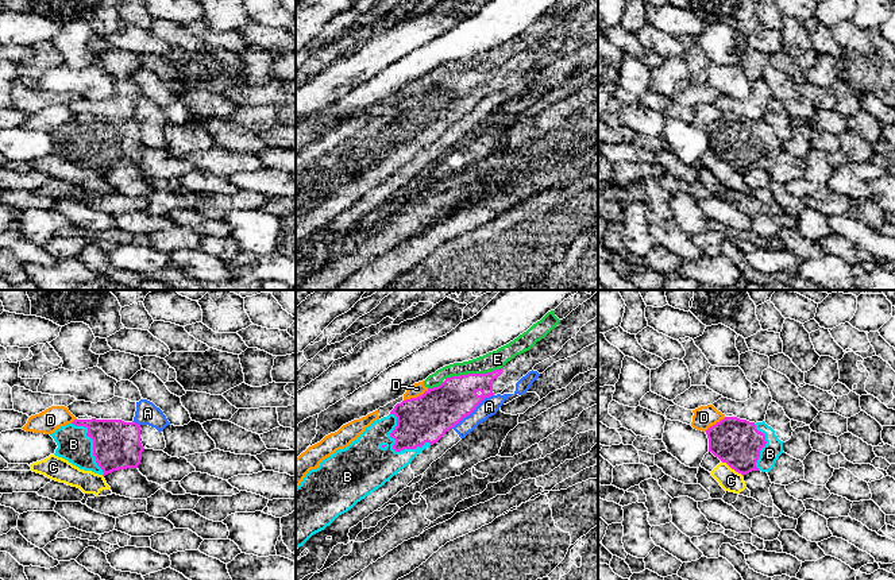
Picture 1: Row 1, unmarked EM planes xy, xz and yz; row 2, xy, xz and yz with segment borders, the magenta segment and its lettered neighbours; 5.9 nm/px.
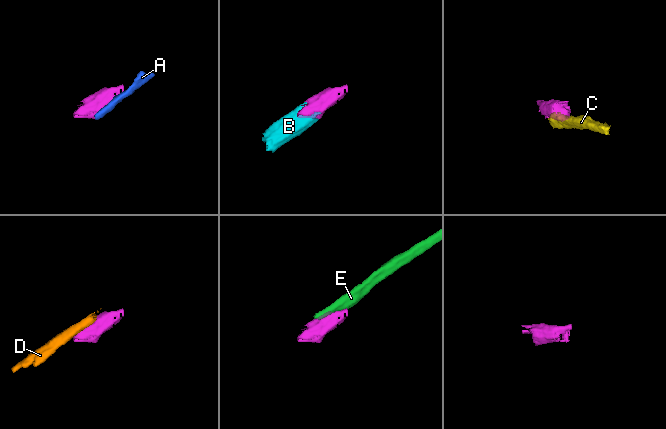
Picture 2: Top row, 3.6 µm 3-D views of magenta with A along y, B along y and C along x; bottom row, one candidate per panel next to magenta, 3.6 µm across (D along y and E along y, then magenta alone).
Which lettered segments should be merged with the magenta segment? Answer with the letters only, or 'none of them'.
B

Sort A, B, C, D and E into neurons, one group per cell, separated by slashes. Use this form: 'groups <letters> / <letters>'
groups A / B / C / D E

